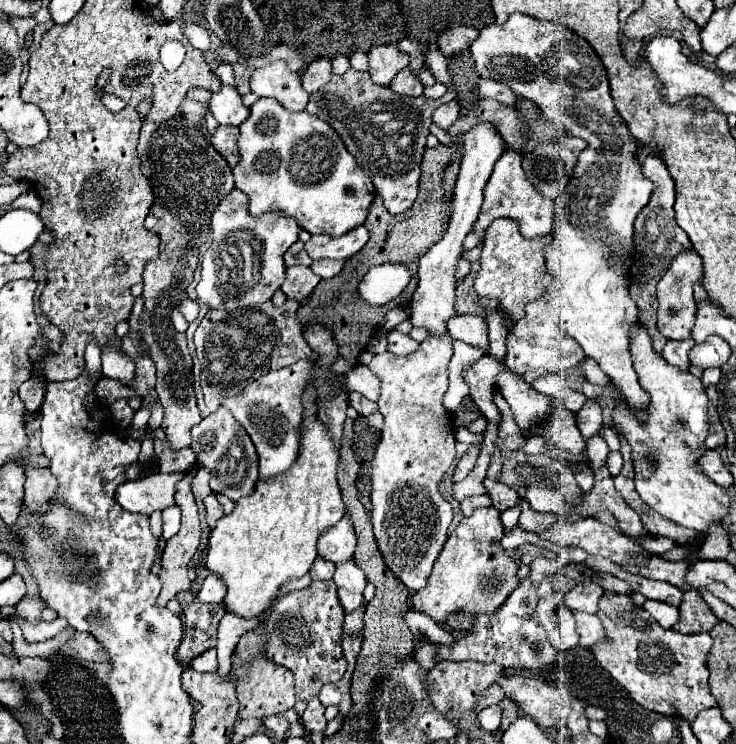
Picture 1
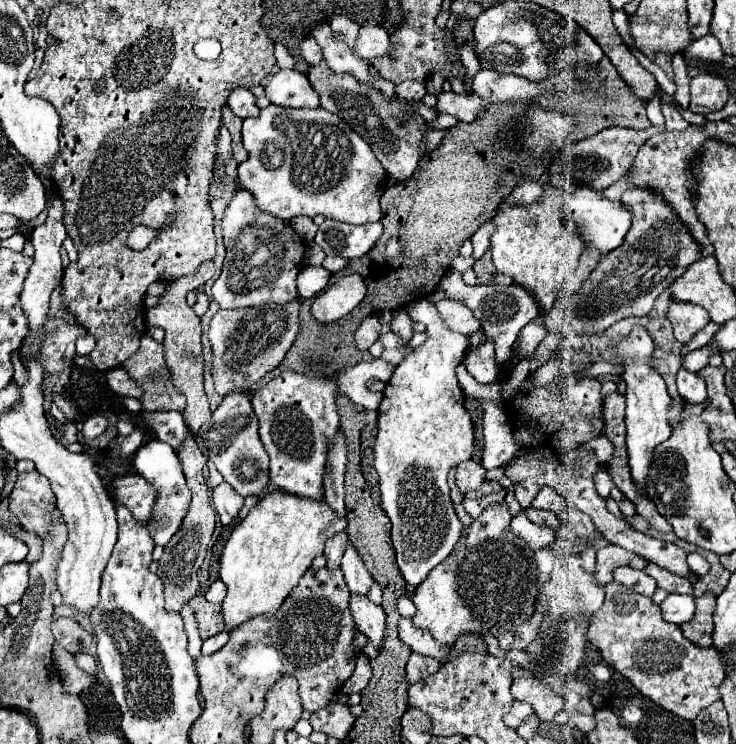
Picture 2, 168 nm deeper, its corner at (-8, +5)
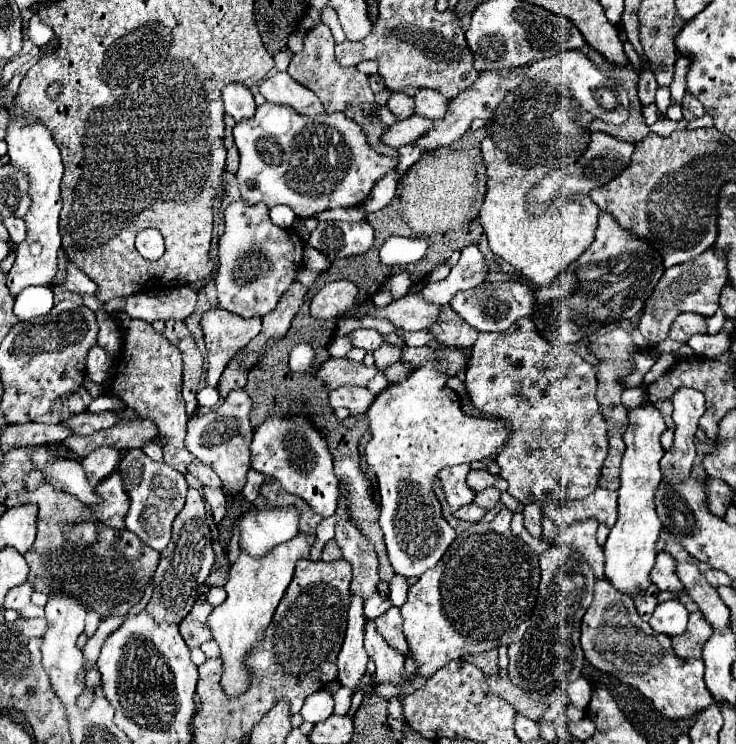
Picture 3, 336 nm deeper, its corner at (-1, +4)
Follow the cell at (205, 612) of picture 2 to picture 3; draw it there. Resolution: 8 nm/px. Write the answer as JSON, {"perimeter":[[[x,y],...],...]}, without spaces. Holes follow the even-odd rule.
{"perimeter":[[[195,603],[191,613],[179,625],[179,631],[189,647],[199,647],[201,643],[211,639],[211,629],[207,625],[207,617],[211,615],[213,607],[209,603]]]}

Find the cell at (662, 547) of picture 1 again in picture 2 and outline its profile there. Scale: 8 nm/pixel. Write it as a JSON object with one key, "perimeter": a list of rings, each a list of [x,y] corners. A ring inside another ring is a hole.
{"perimeter":[[[696,552],[687,554],[687,563],[690,569],[699,577],[702,577],[710,571],[710,564],[701,555]]]}

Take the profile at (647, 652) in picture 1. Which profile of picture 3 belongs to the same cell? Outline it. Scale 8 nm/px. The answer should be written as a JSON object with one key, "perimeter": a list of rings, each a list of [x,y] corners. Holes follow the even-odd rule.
{"perimeter":[[[607,579],[595,581],[593,603],[581,621],[581,647],[585,651],[585,659],[593,667],[637,687],[653,701],[655,709],[669,719],[691,717],[713,703],[713,697],[703,683],[703,661],[681,661],[673,653],[671,639],[655,633],[649,623],[639,617],[635,603],[615,591]]]}

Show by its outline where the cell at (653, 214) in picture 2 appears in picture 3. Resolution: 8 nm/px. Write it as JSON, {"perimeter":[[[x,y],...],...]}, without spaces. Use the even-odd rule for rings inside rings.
{"perimeter":[[[601,213],[595,239],[587,251],[551,287],[533,289],[535,315],[531,319],[547,341],[577,343],[603,325],[639,315],[661,275],[663,265],[657,251],[645,239],[623,231],[613,217]]]}

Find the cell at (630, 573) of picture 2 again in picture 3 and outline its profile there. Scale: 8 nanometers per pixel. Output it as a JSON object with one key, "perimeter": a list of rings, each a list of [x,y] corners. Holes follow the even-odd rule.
{"perimeter":[[[651,585],[651,587],[647,589],[647,595],[643,595],[643,597],[639,597],[639,599],[635,599],[637,613],[639,613],[645,621],[649,621],[649,617],[653,615],[653,611],[655,611],[655,607],[657,607],[657,595],[659,595],[657,587],[655,587],[655,585]]]}

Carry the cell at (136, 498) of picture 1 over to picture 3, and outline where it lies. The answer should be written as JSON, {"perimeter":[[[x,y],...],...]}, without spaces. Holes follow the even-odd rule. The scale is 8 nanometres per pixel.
{"perimeter":[[[113,471],[111,475],[107,475],[97,487],[95,493],[101,497],[101,503],[97,503],[93,509],[95,519],[99,519],[101,523],[105,523],[107,527],[113,529],[125,529],[125,513],[129,509],[129,497],[123,489],[123,481],[121,475],[117,471]]]}

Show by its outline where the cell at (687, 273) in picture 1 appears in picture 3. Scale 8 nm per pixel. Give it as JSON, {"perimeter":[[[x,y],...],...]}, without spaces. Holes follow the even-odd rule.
{"perimeter":[[[681,313],[669,331],[669,339],[673,341],[681,341],[685,343],[689,337],[693,337],[695,333],[707,333],[707,323],[703,315],[695,315],[695,313]]]}

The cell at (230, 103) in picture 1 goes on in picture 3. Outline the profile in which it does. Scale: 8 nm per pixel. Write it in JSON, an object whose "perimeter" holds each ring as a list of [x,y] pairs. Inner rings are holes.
{"perimeter":[[[231,83],[223,89],[223,101],[225,111],[231,115],[237,123],[243,119],[249,119],[255,115],[255,101],[251,91],[241,83]]]}

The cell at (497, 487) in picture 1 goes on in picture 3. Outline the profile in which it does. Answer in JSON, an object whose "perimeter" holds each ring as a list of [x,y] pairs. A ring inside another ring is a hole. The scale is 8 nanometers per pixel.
{"perimeter":[[[469,471],[469,475],[467,475],[467,485],[469,485],[475,493],[479,493],[479,491],[483,491],[483,489],[487,489],[487,487],[495,487],[495,489],[499,489],[499,491],[507,491],[507,481],[501,479],[499,475],[491,475],[489,471]]]}

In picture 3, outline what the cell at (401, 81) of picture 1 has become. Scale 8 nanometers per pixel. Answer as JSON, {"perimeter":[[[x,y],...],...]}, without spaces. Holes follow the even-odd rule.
{"perimeter":[[[391,93],[389,101],[387,101],[387,107],[399,121],[409,119],[413,115],[413,99],[405,93]]]}

